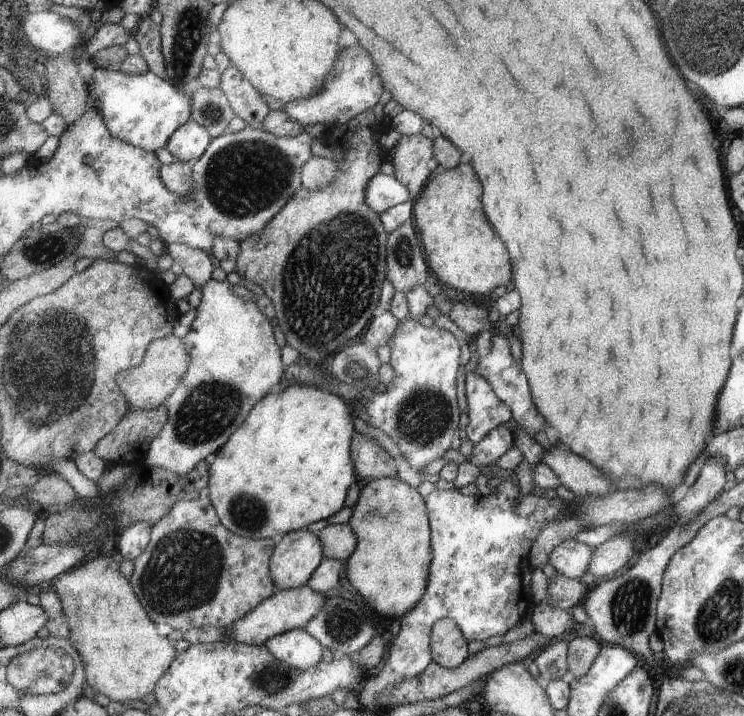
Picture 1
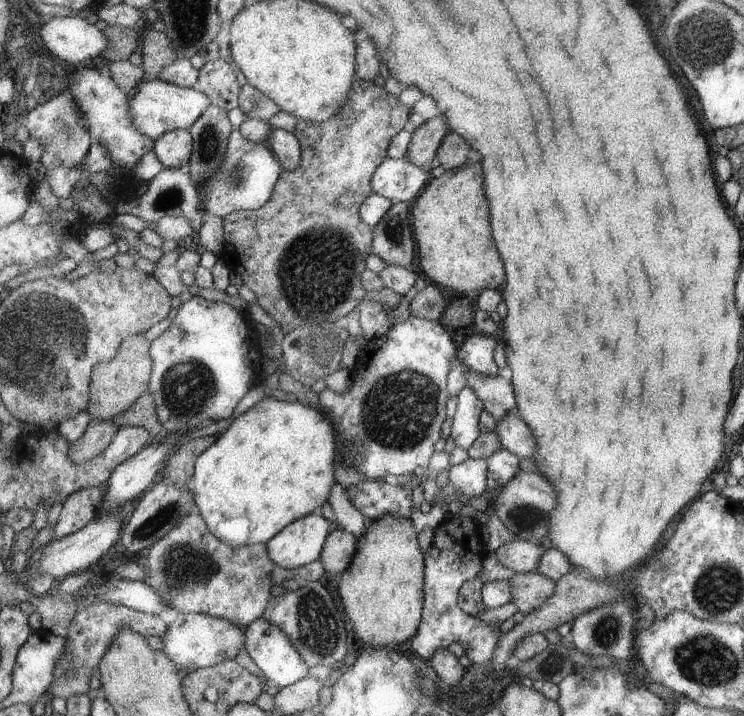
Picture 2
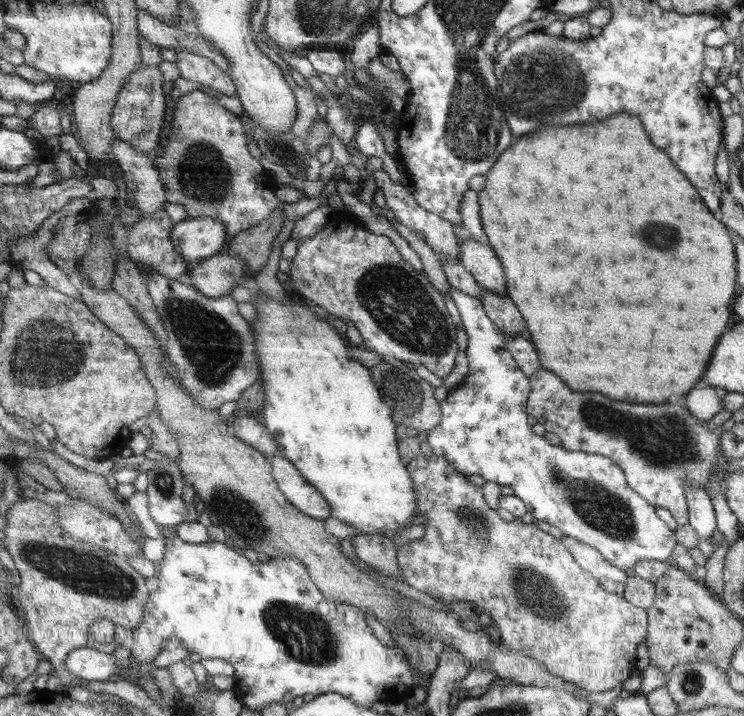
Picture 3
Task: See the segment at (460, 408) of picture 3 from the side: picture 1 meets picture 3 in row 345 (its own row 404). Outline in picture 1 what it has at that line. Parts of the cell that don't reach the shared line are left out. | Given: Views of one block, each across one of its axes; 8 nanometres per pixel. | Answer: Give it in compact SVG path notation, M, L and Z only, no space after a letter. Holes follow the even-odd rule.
M474 371L466 375L469 423L467 437L475 445L480 444L495 428L508 424L513 416L508 405L497 397L492 385Z

